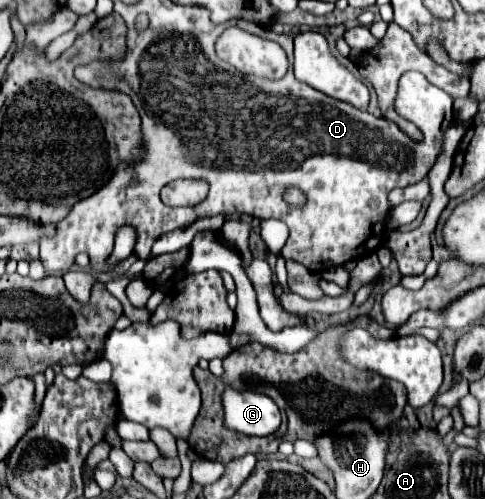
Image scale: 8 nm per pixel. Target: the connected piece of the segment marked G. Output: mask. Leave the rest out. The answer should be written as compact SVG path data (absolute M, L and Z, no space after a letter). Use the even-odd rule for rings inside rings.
M233 387L223 389L223 425L249 437L271 435L281 425L279 407L265 393L239 391Z

